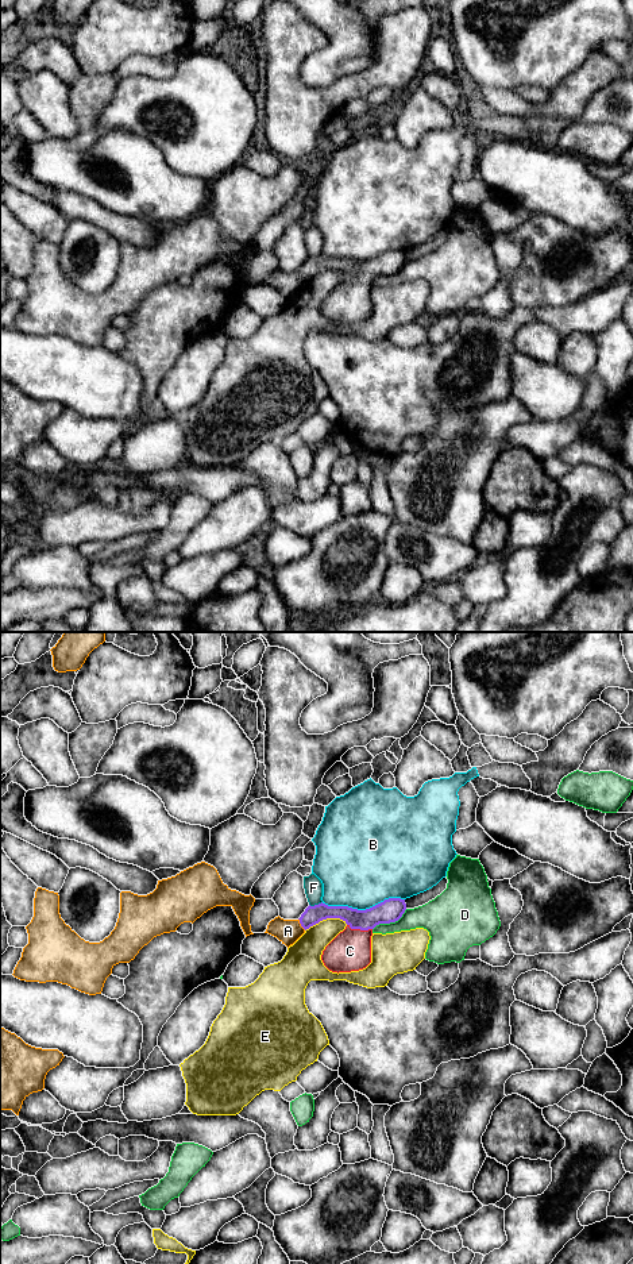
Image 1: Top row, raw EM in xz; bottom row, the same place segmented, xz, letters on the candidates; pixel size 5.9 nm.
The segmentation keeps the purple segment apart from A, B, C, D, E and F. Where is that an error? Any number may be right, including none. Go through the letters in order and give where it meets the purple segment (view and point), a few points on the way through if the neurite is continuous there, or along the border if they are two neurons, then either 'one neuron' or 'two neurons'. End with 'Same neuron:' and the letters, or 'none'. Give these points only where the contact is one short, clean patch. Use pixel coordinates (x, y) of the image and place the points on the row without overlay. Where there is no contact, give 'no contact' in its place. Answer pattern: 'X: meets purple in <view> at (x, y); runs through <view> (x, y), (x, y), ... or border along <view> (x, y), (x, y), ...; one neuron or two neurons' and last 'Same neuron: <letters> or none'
A: meets purple in xz at (300, 274); two neurons
B: meets purple in xz at (362, 262); two neurons
C: meets purple in xz at (359, 280); runs through xz (390, 262), (370, 269), (359, 280), (350, 303); one neuron
D: meets purple in xz at (390, 273); two neurons
E: meets purple in xz at (325, 270); two neurons
F: meets purple in xz at (315, 257); border along xz (321, 253), (309, 257); two neurons
Same neuron: C

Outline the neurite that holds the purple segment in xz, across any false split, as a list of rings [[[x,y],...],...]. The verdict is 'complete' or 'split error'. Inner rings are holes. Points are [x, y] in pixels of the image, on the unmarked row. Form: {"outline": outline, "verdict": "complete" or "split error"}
{"outline": [[[389,250],[383,254],[358,262],[348,258],[319,255],[308,258],[300,275],[306,282],[327,270],[340,270],[347,278],[323,302],[321,312],[332,324],[351,324],[371,315],[373,281],[379,275],[398,273],[406,262],[405,251]]], "verdict": "split error"}

